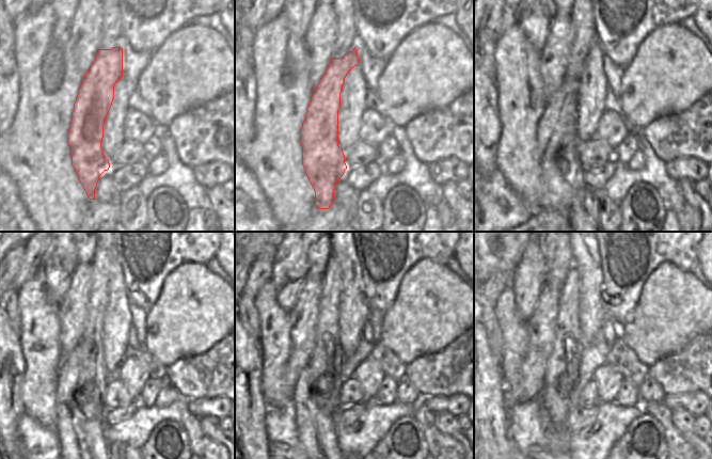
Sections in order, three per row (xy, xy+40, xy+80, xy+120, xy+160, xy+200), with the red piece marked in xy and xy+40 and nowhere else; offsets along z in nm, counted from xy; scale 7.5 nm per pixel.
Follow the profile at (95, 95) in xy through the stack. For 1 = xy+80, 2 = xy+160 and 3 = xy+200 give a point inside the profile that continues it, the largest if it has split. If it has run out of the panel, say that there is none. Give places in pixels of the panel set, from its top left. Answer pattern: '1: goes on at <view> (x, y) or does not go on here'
1: goes on at xy+80 (559, 119)
2: goes on at xy+160 (305, 429)
3: goes on at xy+200 (543, 415)

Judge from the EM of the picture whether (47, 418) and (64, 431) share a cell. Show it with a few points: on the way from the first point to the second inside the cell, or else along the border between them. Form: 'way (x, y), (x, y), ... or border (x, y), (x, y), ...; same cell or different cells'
border (56, 399), (57, 428); different cells

